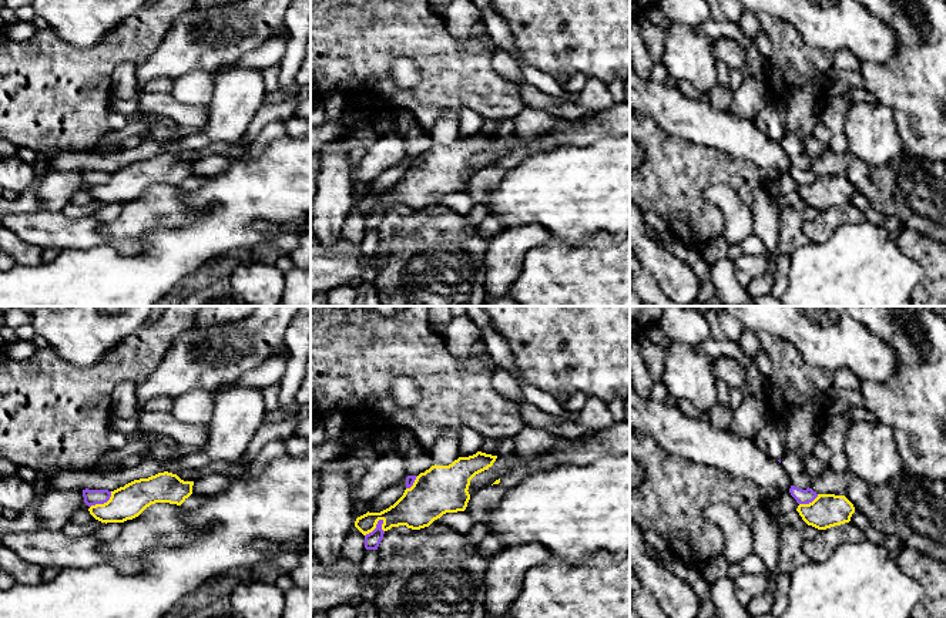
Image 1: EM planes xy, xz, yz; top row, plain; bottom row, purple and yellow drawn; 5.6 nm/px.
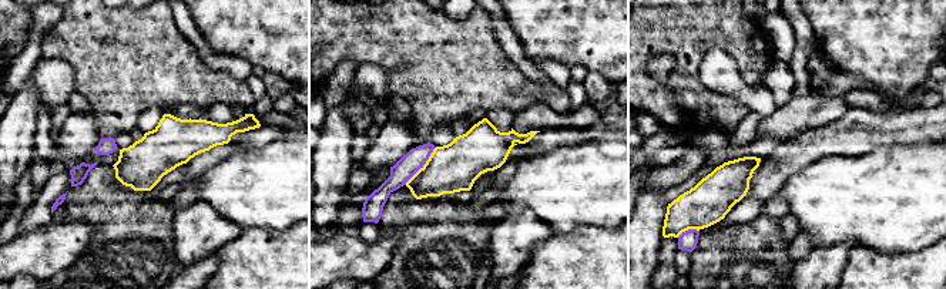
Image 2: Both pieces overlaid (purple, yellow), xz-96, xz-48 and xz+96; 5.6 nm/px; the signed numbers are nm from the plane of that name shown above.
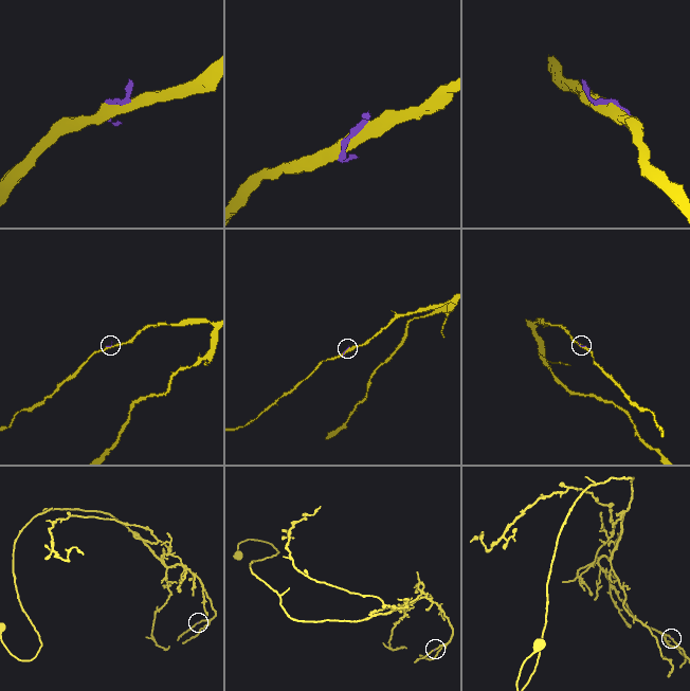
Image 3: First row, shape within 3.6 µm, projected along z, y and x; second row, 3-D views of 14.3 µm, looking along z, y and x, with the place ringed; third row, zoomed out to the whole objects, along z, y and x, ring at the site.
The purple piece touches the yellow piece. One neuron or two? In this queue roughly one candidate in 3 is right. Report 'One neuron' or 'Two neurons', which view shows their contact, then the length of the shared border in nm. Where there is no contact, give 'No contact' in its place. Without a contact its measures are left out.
Two neurons. Touches purple in xz. Shared border 140 nm

